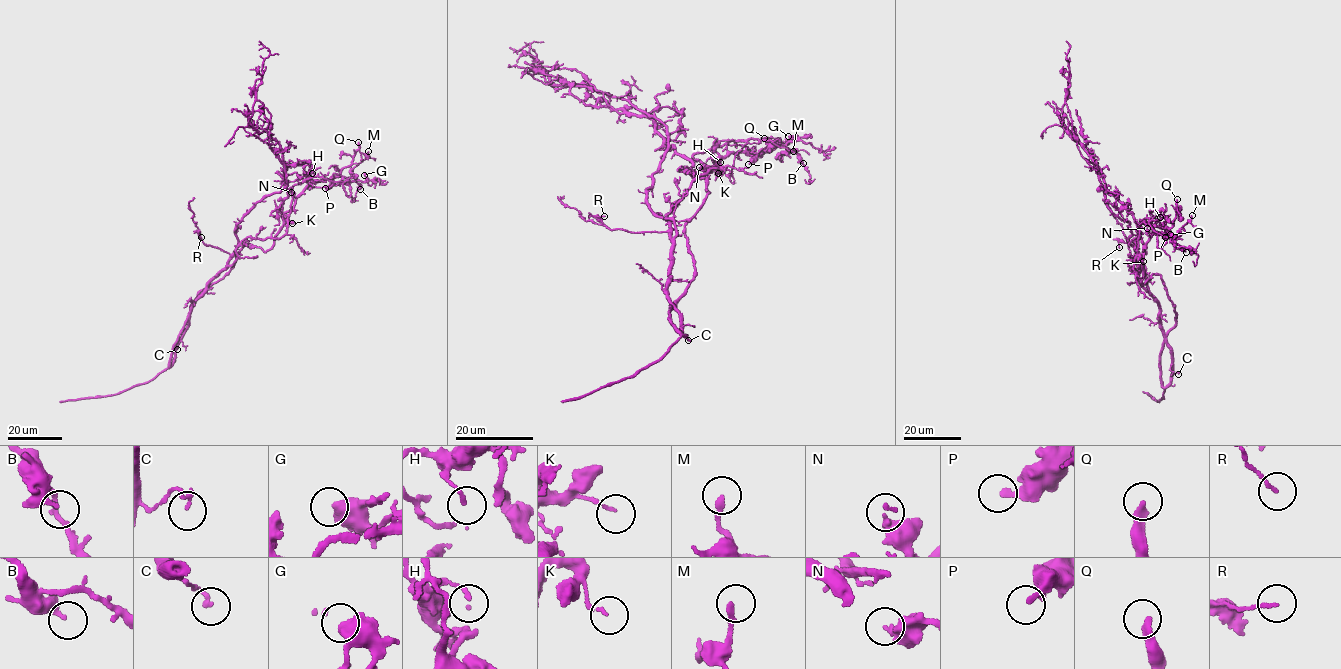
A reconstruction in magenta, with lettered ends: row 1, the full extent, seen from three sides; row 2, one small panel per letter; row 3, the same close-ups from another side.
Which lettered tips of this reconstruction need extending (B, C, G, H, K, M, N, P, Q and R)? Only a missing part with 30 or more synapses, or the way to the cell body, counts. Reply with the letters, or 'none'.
Q

